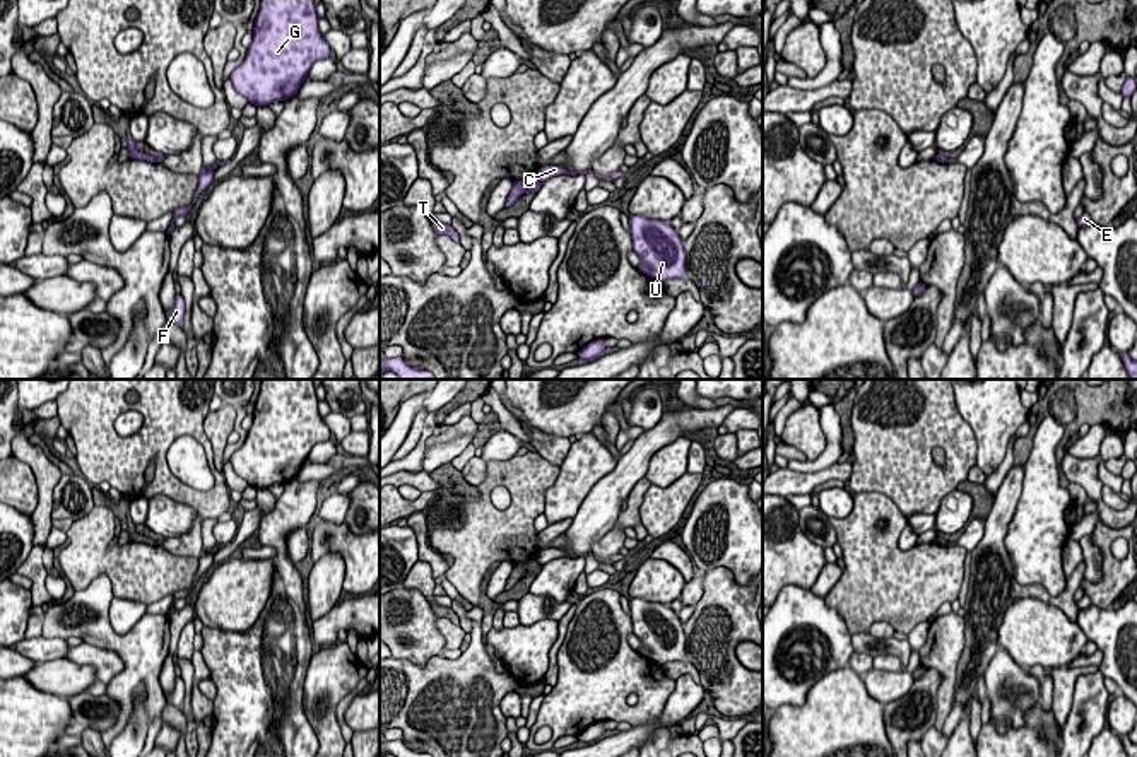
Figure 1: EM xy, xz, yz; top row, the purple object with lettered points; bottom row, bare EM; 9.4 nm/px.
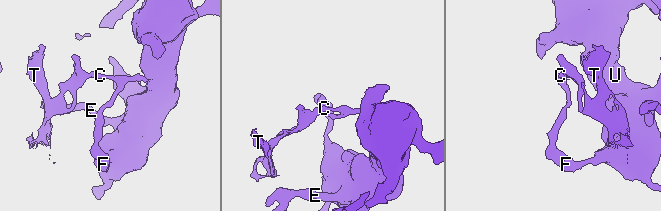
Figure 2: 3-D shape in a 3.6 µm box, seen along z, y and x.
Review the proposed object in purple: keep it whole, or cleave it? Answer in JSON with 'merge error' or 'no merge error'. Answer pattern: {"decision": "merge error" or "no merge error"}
{"decision": "merge error"}

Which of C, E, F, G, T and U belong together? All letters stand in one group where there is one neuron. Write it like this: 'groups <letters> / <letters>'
groups C E F G U / T

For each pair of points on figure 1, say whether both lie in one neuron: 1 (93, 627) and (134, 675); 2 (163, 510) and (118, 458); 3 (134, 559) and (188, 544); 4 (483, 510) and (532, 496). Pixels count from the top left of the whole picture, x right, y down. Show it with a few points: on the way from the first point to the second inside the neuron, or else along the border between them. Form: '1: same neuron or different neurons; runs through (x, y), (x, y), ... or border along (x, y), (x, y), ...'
1: same neuron; runs through (106, 638), (115, 641), (134, 662)
2: different neurons; border along (147, 499), (168, 496), (192, 508)
3: different neurons; border along (163, 545), (175, 554), (187, 554), (197, 559)
4: same neuron; runs through (494, 515), (513, 515), (520, 508)

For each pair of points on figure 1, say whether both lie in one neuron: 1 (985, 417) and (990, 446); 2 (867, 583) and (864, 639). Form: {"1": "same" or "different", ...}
{"1": "same", "2": "different"}

